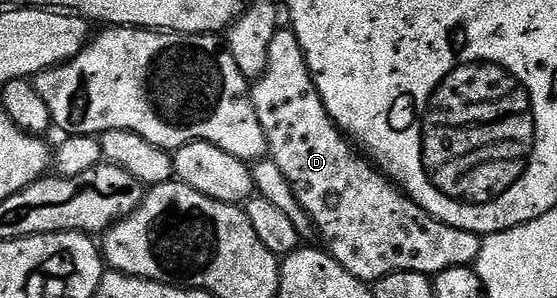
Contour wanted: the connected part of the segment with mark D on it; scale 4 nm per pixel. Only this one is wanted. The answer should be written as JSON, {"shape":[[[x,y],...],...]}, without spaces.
{"shape":[[[278,27],[275,38],[271,38],[271,46],[267,46],[267,70],[252,85],[251,91],[259,126],[263,126],[268,159],[273,160],[287,178],[299,206],[313,219],[316,235],[319,240],[321,236],[320,243],[324,251],[334,256],[339,266],[346,268],[355,278],[376,282],[396,272],[422,272],[432,278],[448,268],[476,265],[482,241],[478,233],[439,222],[409,199],[368,159],[353,153],[354,145],[333,123],[323,106],[321,95],[309,73],[303,46],[299,46],[299,38],[293,33],[292,27]]]}

